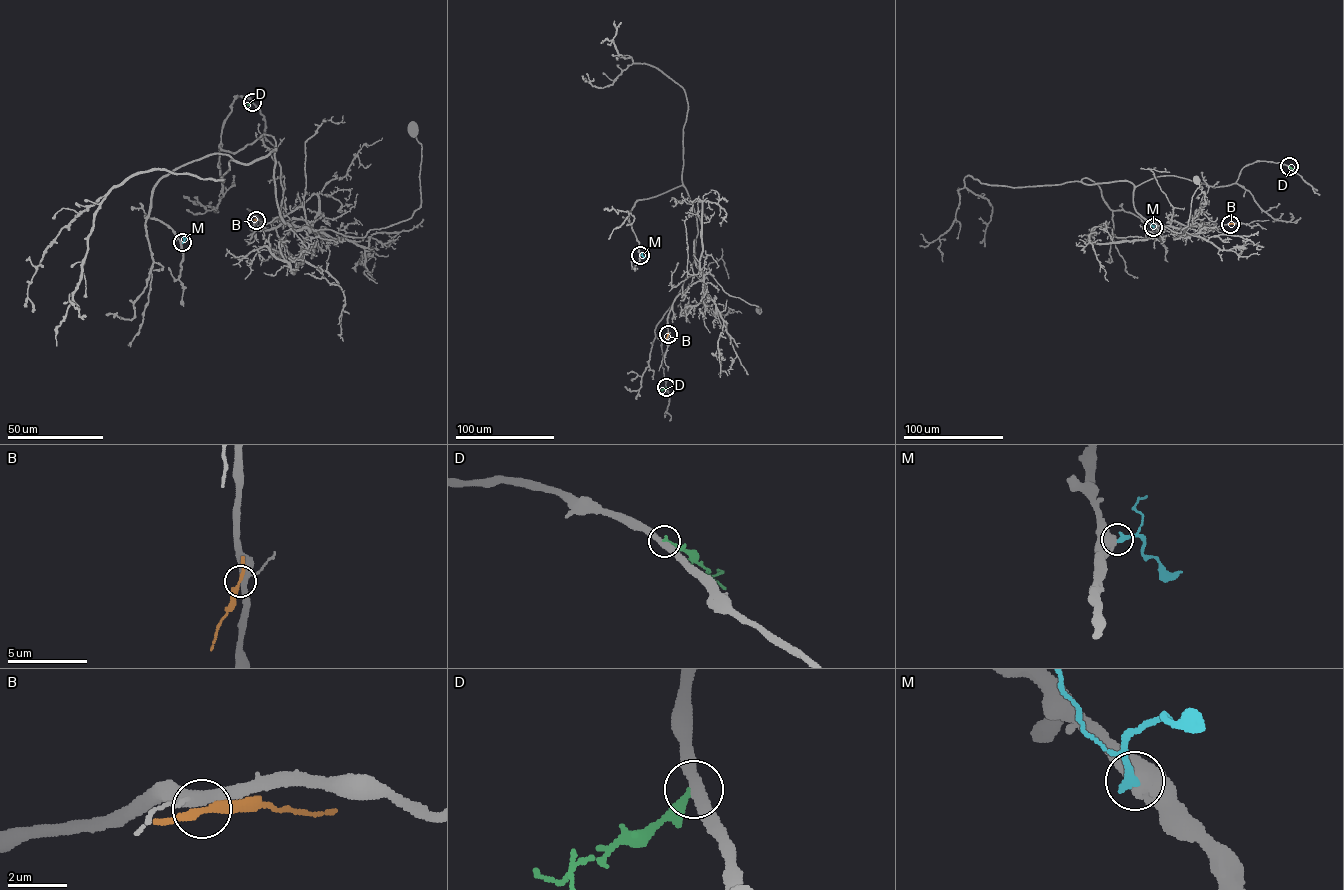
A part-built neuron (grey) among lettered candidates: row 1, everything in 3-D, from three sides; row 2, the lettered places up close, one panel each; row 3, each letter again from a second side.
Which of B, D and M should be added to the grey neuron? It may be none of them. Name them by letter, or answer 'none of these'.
none of these

